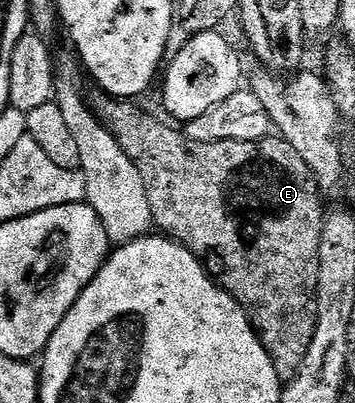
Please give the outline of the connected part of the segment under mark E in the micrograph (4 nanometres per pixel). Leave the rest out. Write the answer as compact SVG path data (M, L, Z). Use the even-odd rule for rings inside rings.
M106 92L99 93L95 98L92 98L94 113L109 128L112 136L116 136L116 140L120 144L120 148L124 148L128 160L132 160L132 164L136 164L136 168L146 185L148 204L152 208L152 216L154 217L154 226L157 229L162 229L159 231L163 235L173 238L181 246L187 246L196 255L198 261L205 266L210 273L210 277L239 302L242 310L248 316L248 320L253 324L254 330L262 339L264 348L268 352L279 378L283 380L293 378L308 352L308 344L312 344L312 332L316 332L316 300L314 299L314 293L316 292L318 273L320 272L320 232L327 216L327 211L322 210L324 191L319 186L318 179L314 177L312 168L308 168L308 164L300 156L300 152L296 152L296 148L292 148L292 144L288 144L280 136L267 136L260 140L197 142L196 139L187 136L179 127L177 130L176 127L169 126L169 124L174 125L169 121L166 121L167 123L161 122L156 115L141 110L137 106L139 104L137 101L113 98Z

